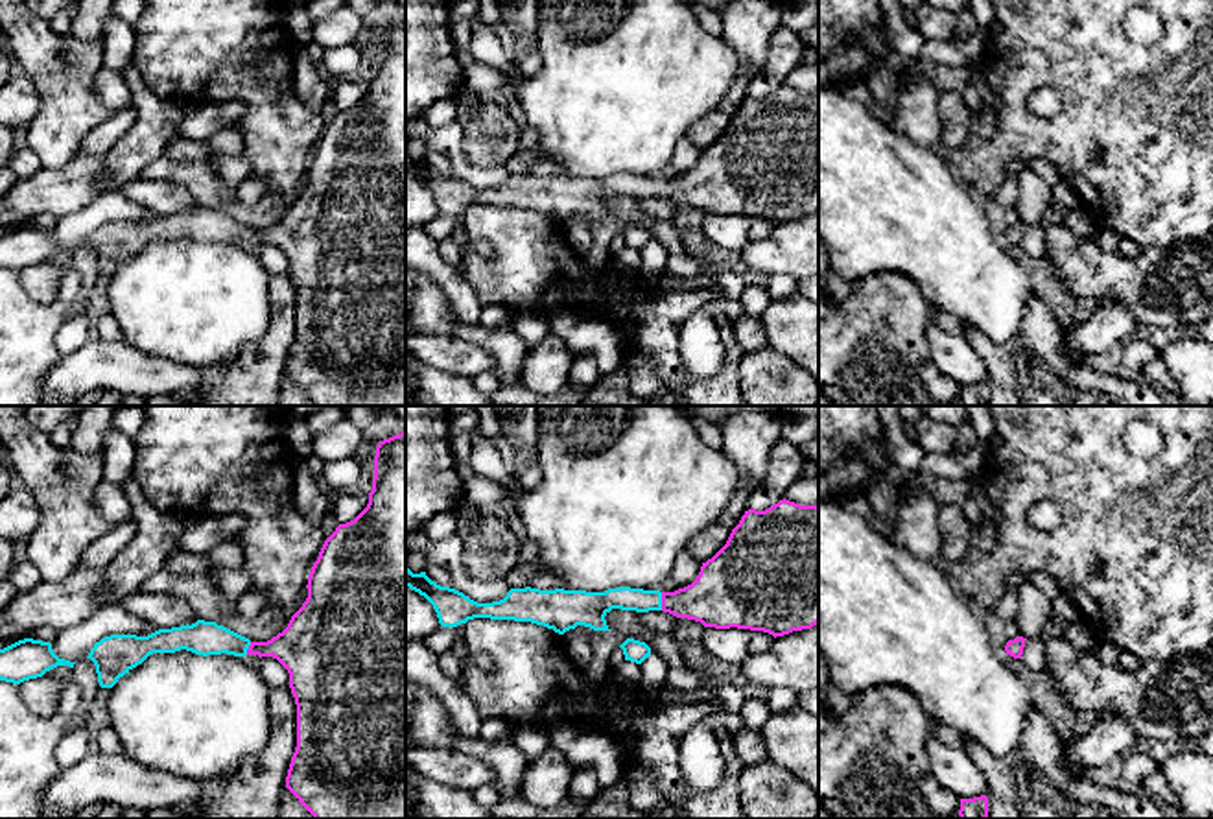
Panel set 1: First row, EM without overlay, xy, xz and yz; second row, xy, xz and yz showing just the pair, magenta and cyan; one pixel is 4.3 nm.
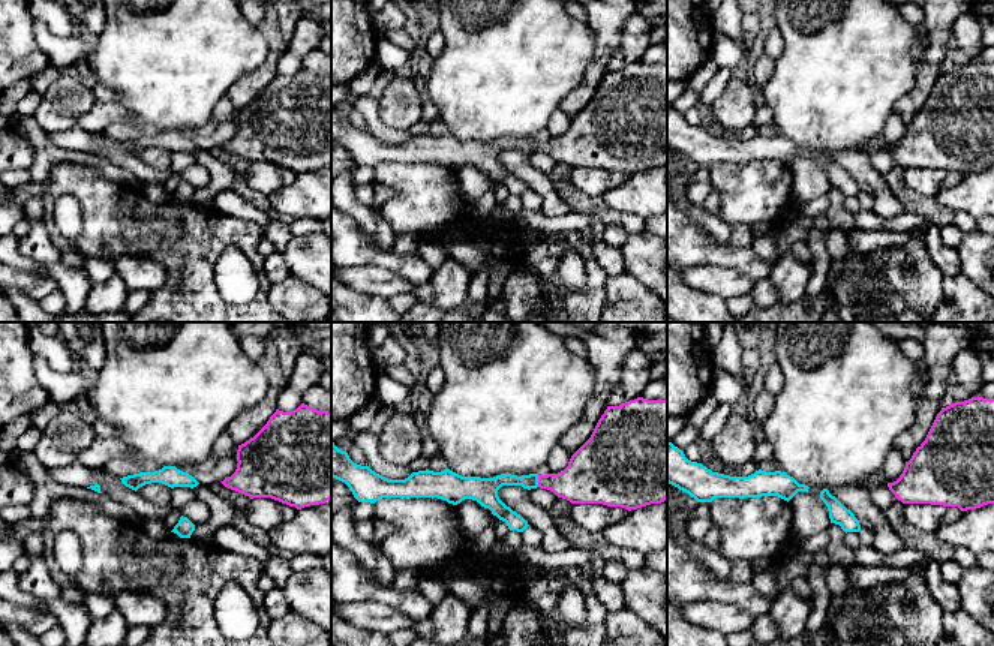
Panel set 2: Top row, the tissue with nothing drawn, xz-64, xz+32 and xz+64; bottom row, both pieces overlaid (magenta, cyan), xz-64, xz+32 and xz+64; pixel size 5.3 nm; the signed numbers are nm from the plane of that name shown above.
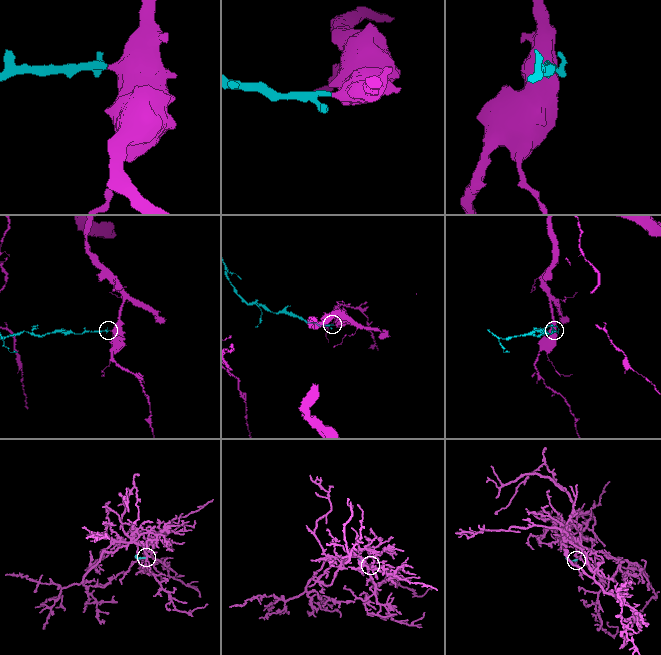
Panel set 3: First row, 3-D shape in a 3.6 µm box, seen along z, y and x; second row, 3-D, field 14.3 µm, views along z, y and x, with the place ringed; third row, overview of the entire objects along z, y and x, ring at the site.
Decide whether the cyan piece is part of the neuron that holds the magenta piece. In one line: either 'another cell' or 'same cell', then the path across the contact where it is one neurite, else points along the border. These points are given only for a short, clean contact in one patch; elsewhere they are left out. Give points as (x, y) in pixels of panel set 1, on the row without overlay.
same cell; runs through xz (719, 183), (701, 189), (662, 189), (625, 185)

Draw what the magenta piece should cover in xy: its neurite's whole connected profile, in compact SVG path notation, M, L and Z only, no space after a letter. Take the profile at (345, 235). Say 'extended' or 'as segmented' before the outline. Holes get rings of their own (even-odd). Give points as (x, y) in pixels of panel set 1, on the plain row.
extended; M406 11L402 20L378 30L369 90L324 127L306 175L302 194L288 214L267 229L251 229L216 208L197 207L147 223L105 223L94 231L87 245L94 249L101 275L112 275L153 240L186 236L203 243L227 240L277 245L289 260L297 291L297 334L286 374L313 406L406 406Z

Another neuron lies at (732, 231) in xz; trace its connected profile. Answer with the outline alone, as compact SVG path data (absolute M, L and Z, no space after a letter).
M706 214L702 231L708 240L723 249L741 251L748 242L761 240L771 234L774 223L750 216L715 216Z

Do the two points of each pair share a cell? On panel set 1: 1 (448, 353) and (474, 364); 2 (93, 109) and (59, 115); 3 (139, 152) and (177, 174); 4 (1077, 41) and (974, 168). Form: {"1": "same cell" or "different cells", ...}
{"1": "same cell", "2": "same cell", "3": "different cells", "4": "same cell"}

